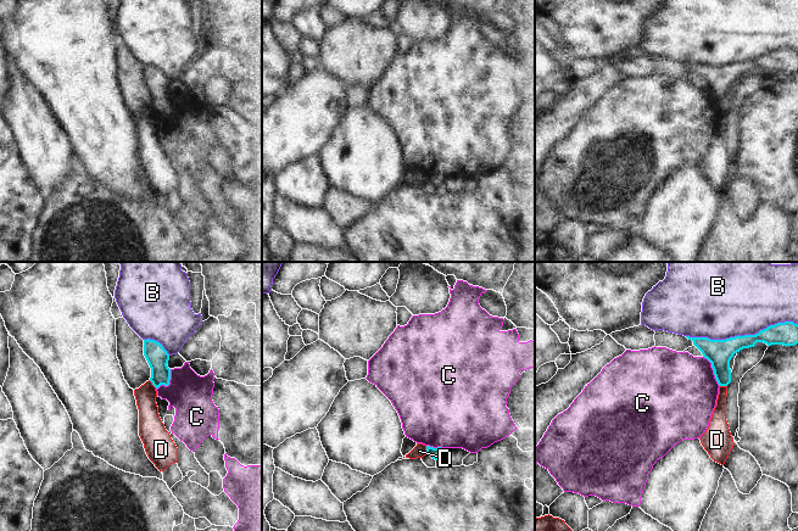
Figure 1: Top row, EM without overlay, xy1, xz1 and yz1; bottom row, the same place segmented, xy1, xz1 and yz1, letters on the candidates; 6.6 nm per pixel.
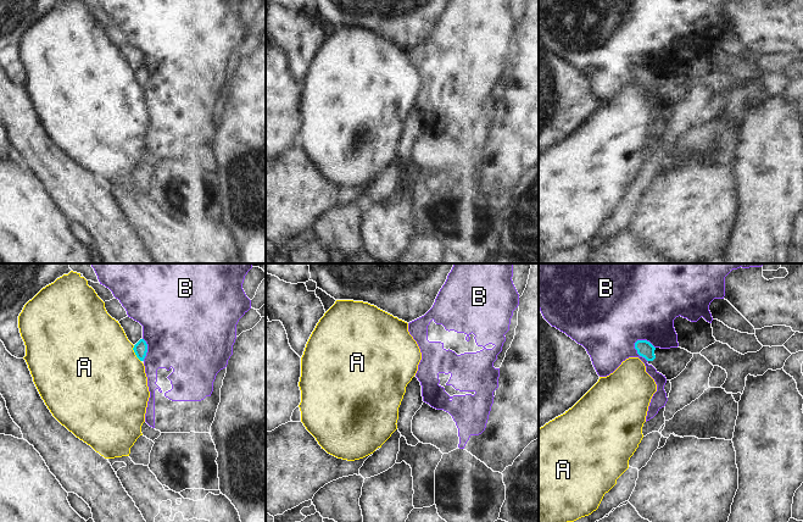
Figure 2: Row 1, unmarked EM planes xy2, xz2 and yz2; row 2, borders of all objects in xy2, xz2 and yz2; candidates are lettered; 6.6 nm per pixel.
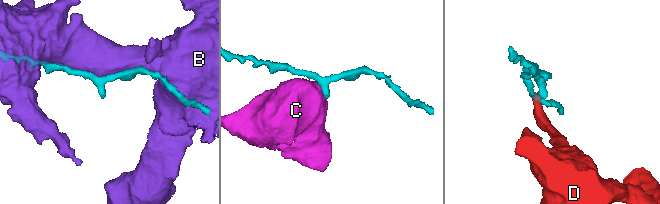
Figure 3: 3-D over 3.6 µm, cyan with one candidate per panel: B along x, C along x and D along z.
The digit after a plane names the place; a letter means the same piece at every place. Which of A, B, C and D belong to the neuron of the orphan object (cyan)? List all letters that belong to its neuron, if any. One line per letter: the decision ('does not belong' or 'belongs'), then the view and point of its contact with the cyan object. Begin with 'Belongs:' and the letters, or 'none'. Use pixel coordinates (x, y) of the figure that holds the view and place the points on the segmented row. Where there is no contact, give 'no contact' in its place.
Belongs: none
A: does not belong | xy2 (135, 354)
B: does not belong | yz1 (741, 336)
C: does not belong | yz1 (714, 372)
D: does not belong | xy1 (152, 384)

